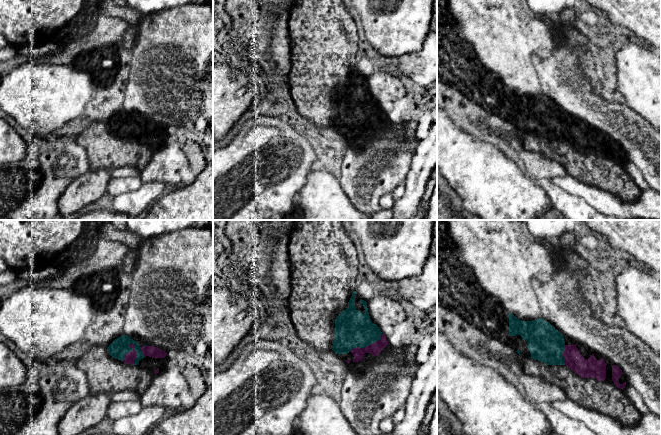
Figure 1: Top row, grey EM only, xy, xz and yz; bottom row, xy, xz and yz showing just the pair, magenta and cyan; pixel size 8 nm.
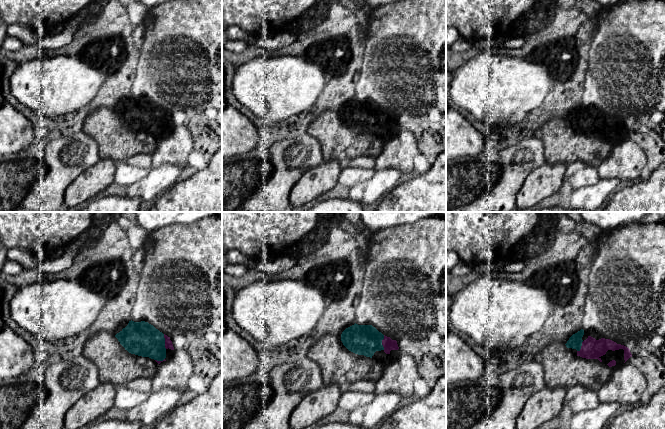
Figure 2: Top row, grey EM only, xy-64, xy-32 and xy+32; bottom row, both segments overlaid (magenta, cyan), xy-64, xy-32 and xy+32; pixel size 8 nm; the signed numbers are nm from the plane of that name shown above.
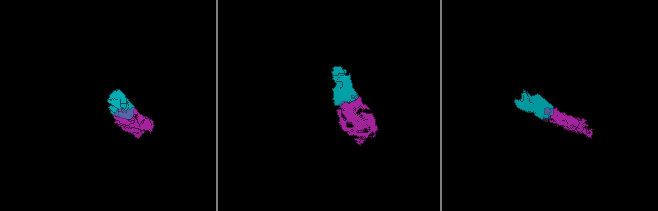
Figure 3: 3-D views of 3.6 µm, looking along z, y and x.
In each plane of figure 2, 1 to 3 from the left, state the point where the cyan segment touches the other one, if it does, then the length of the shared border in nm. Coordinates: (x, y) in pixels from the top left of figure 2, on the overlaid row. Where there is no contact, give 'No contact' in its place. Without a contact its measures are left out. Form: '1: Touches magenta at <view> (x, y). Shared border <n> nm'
1: Touches magenta at xy-64 (165, 341). Shared border 120 nm
2: Touches magenta at xy-32 (382, 342). Shared border 120 nm
3: Touches magenta at xy+32 (581, 346). Shared border 100 nm

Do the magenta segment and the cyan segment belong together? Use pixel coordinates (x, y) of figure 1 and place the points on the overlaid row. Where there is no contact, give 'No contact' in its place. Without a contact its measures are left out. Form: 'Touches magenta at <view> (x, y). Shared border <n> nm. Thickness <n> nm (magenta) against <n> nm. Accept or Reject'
Touches magenta at xy (129, 352). Shared border 180 nm. Thickness 90 nm (magenta) against 150 nm. Accept

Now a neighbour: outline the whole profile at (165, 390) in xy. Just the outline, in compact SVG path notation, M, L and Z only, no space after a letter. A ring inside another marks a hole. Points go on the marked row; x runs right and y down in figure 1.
M170 362L164 371L156 374L150 386L140 396L143 406L160 405L168 409L181 410L181 393L188 389L180 368Z

